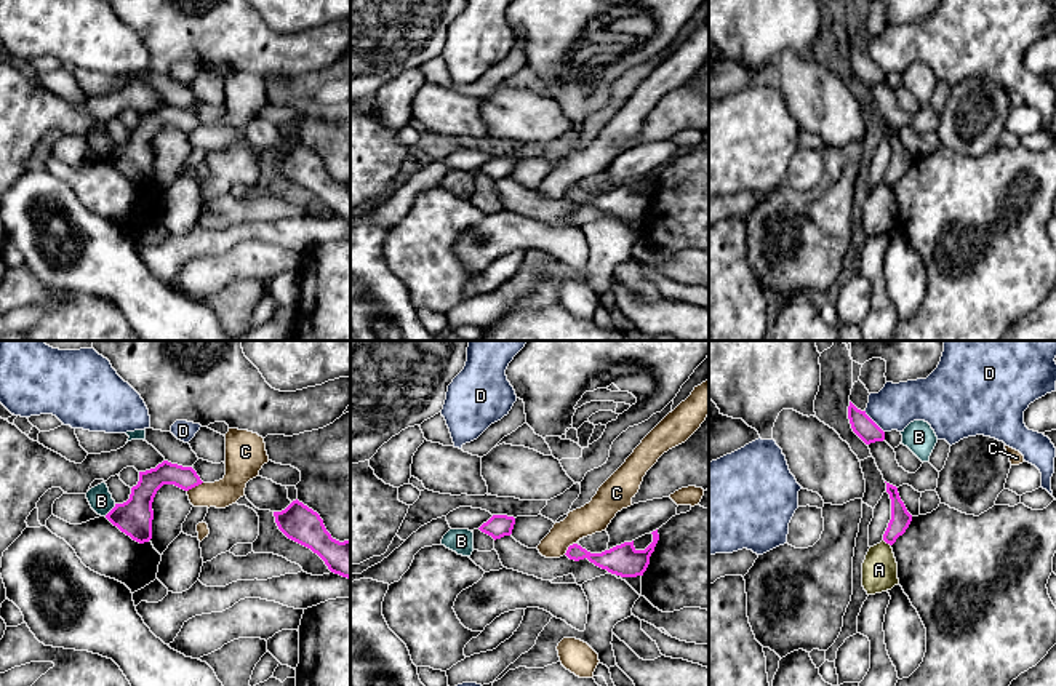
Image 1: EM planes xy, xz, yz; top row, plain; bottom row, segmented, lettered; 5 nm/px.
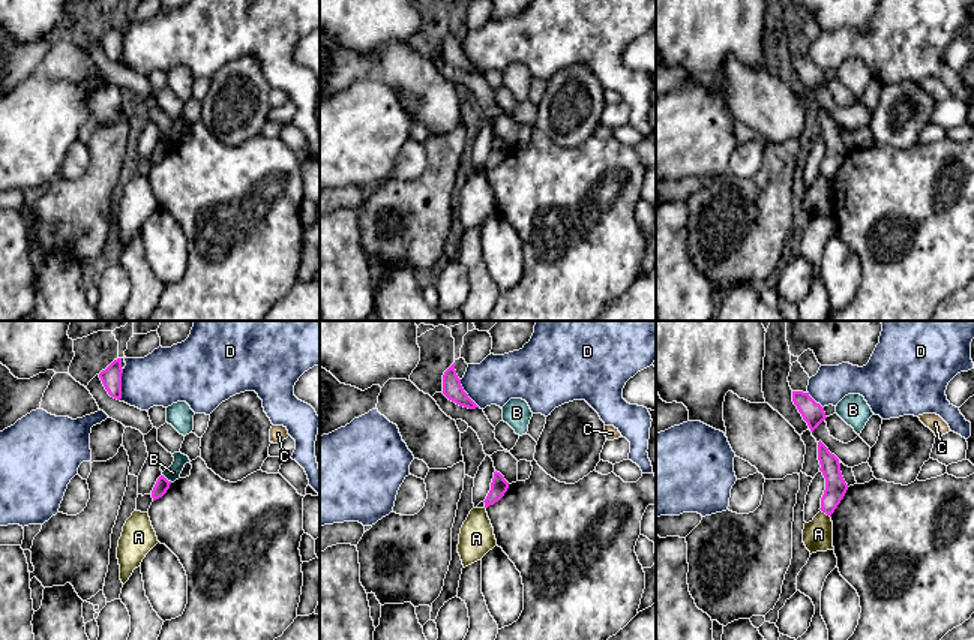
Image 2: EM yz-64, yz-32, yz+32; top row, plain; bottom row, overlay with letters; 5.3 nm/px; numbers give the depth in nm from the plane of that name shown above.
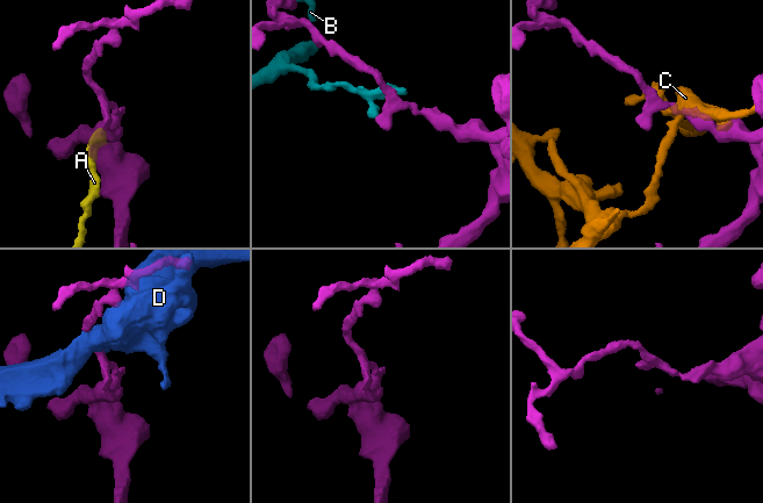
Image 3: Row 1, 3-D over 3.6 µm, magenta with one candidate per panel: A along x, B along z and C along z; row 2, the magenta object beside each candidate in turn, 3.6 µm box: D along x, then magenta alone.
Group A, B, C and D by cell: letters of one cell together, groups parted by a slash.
A / B / C / D

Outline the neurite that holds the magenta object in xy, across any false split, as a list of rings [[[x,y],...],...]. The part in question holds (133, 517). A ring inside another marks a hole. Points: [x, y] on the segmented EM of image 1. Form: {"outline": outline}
{"outline": [[[163,461],[155,469],[139,472],[139,481],[131,488],[130,499],[115,507],[106,518],[133,540],[144,544],[152,539],[152,502],[163,485],[189,491],[203,481],[192,467]]]}

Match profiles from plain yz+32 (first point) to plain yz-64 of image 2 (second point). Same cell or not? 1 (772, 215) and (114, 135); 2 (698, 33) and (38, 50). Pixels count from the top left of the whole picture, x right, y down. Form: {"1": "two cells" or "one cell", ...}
{"1": "one cell", "2": "two cells"}

